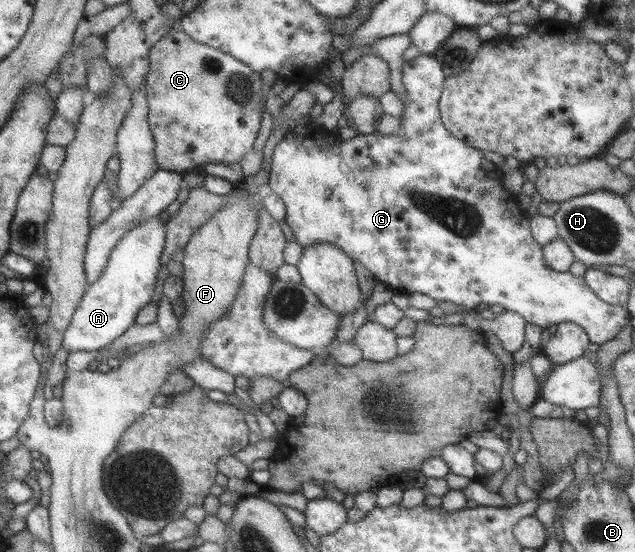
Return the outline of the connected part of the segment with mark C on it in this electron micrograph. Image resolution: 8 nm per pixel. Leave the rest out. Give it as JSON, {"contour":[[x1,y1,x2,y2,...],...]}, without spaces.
{"contour":[[180,28,164,34,150,47,145,73,147,121,155,143,157,166,186,173,207,163,238,163,252,149,260,127,265,98,260,74,226,53,192,41]]}

